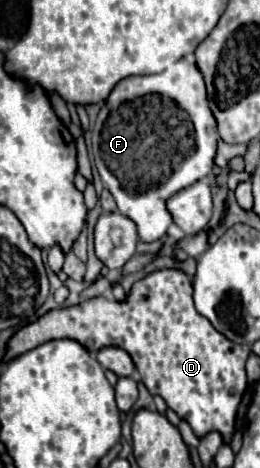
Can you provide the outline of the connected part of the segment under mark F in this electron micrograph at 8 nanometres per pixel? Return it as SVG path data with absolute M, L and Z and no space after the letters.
M182 58L160 74L128 76L114 86L92 130L92 148L104 186L114 196L120 214L128 216L136 224L140 242L154 242L166 236L166 230L172 224L172 216L166 210L166 200L212 172L216 140L216 120L208 108L202 72L194 62Z

